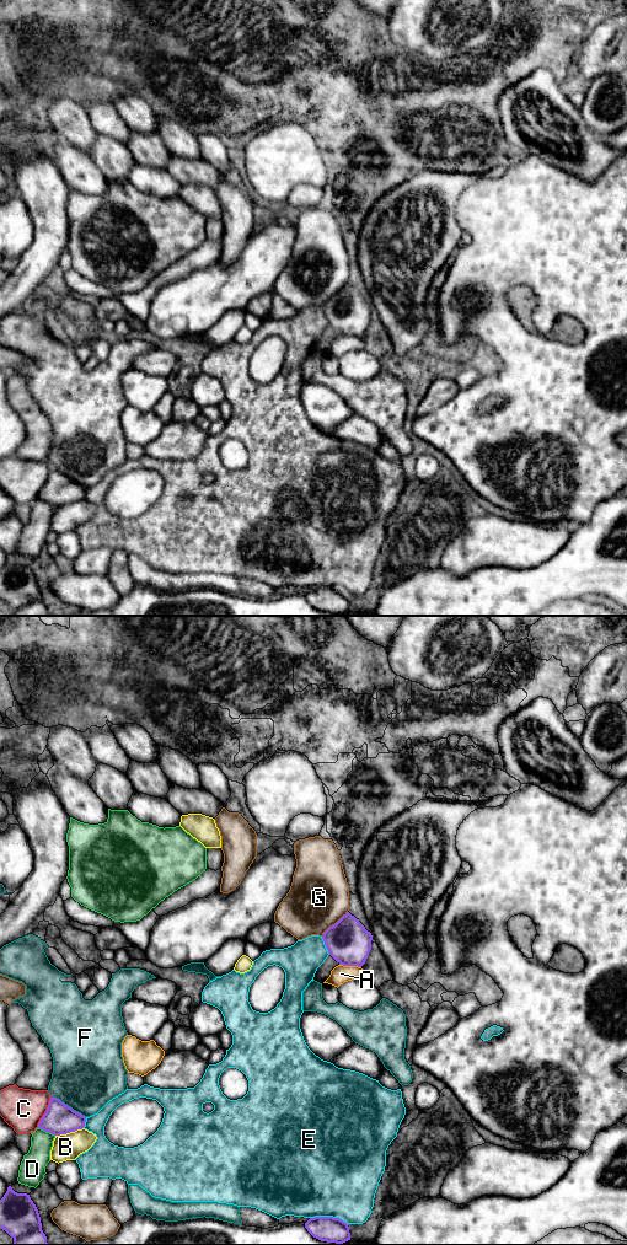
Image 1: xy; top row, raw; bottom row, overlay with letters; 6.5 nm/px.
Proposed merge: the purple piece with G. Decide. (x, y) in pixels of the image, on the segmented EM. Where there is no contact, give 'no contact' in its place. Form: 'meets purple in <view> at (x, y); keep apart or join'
meets purple in xy at (336, 923); join

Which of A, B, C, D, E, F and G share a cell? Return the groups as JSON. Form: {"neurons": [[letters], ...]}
{"neurons": [["A"], ["B"], ["C"], ["D"], ["E"], ["F"], ["G"]]}

